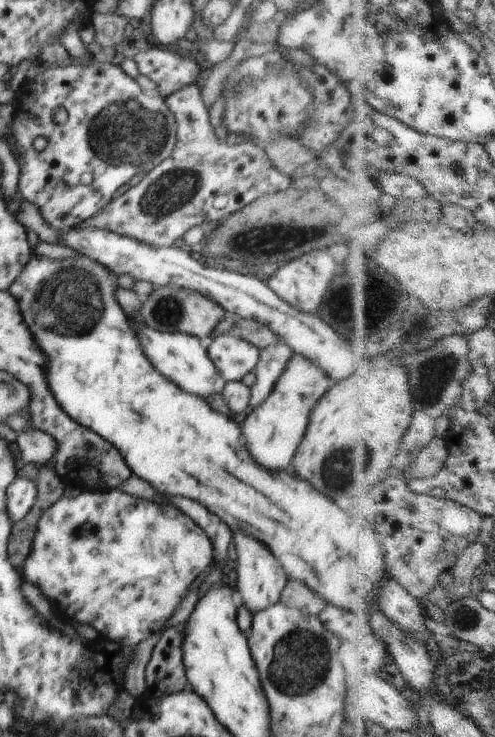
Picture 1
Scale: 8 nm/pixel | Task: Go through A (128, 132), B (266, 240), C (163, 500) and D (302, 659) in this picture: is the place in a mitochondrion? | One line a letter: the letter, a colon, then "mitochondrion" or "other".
A: mitochondrion
B: mitochondrion
C: other
D: mitochondrion

